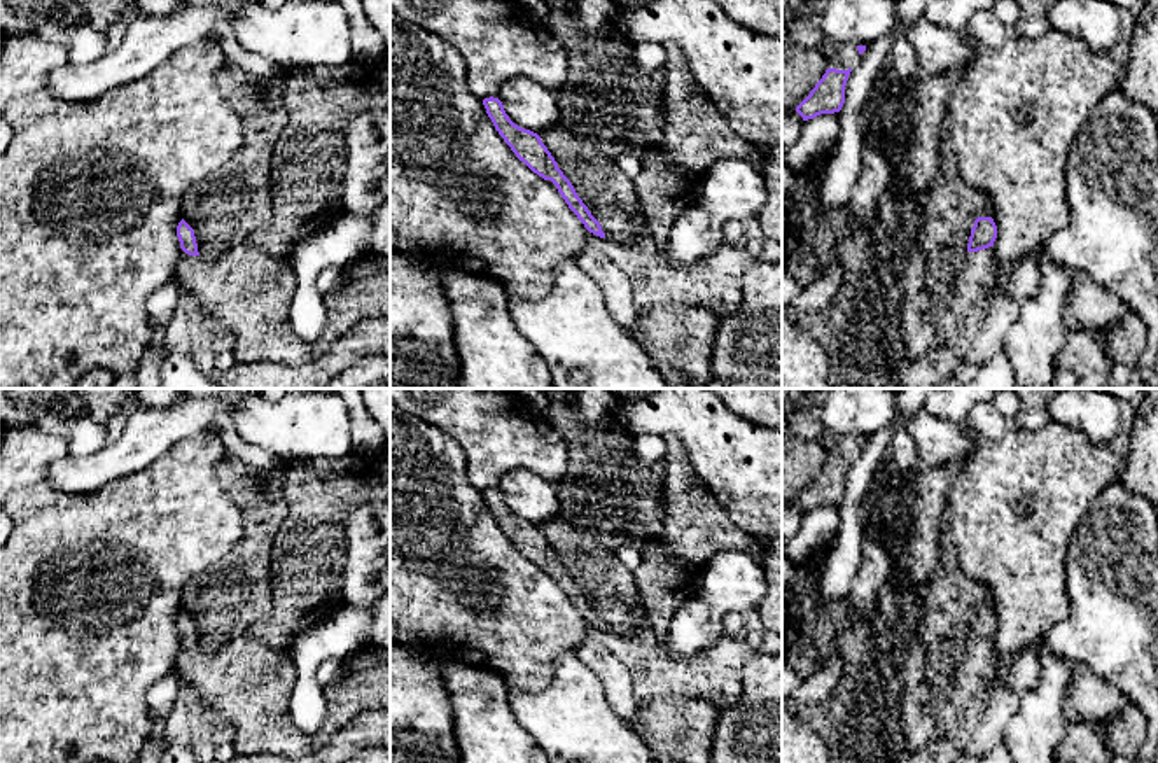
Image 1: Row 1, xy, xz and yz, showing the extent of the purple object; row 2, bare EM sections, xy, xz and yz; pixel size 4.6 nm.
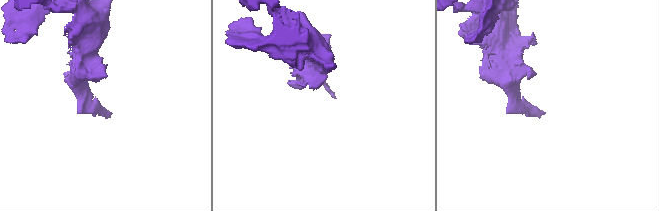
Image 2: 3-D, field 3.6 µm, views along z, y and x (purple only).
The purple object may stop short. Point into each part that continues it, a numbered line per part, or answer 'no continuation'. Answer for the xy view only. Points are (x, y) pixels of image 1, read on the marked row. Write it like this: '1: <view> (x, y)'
1: xy (245, 293)

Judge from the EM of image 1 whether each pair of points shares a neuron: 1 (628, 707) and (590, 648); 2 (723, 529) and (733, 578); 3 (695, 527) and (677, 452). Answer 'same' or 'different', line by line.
1: same
2: different
3: same

